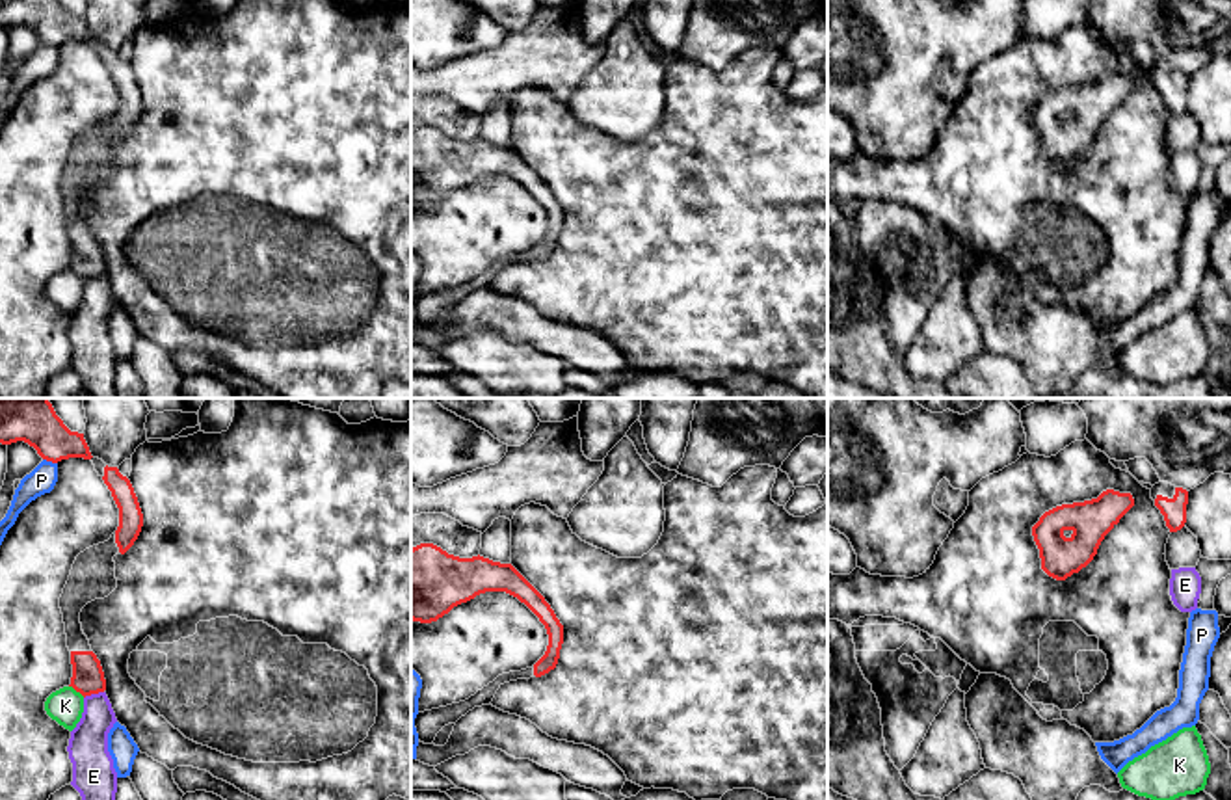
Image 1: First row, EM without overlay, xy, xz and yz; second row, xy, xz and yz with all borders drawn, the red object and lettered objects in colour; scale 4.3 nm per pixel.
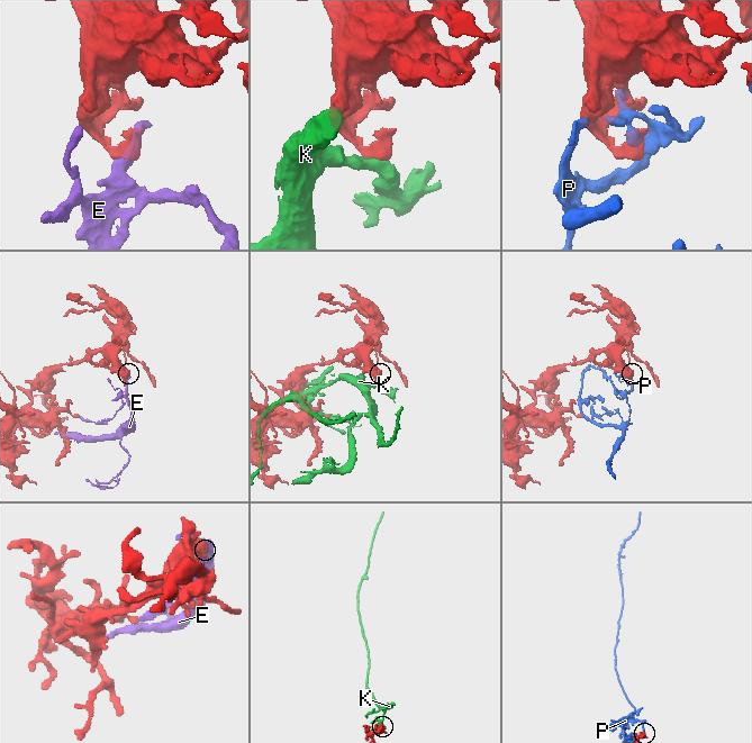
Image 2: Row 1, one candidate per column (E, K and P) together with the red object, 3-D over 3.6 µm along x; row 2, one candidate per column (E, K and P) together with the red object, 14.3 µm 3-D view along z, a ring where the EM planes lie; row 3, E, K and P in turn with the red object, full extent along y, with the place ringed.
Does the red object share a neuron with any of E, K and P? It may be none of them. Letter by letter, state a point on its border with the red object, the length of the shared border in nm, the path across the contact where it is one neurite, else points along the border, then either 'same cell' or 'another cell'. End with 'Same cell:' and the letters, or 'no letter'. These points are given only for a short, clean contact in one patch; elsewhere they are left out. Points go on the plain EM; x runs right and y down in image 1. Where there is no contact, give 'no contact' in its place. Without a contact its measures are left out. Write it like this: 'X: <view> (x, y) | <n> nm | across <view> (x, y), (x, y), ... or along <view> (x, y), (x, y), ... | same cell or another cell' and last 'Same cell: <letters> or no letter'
E: xy (93, 276) | 90 nm | another cell
K: xy (77, 274) | 90 nm | another cell
P: xy (51, 43) | 70 nm | another cell
Same cell: no letter

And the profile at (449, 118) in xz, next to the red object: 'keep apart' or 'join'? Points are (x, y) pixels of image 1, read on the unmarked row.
keep apart

